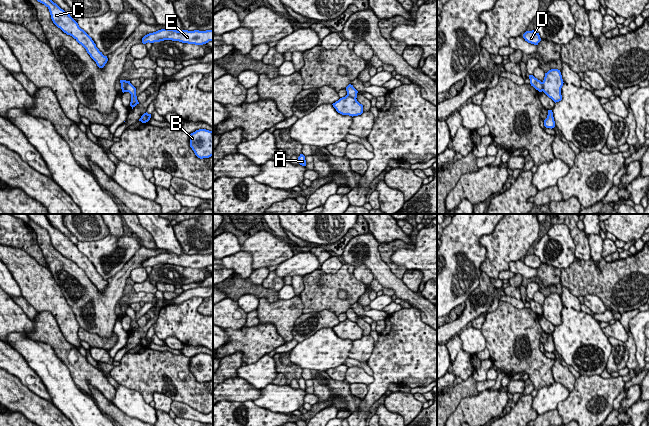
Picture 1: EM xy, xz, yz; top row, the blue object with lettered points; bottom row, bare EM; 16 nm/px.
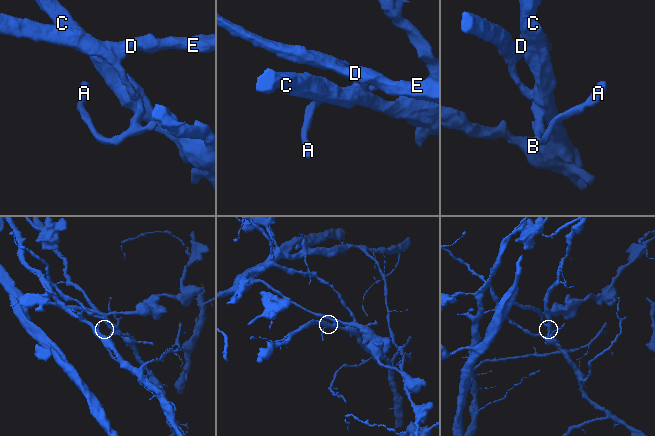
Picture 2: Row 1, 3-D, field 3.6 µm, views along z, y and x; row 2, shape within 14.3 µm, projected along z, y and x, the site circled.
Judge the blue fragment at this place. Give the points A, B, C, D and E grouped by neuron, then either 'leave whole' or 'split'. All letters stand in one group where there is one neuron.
A D E / B C | split

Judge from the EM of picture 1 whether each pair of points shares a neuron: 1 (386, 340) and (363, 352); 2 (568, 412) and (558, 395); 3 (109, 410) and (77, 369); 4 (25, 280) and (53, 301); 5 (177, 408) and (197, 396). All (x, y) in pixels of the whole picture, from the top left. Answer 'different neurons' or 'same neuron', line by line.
1: different neurons
2: different neurons
3: different neurons
4: same neuron
5: different neurons

